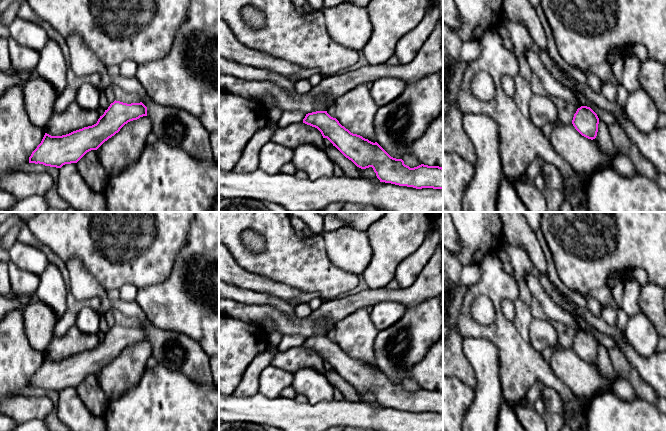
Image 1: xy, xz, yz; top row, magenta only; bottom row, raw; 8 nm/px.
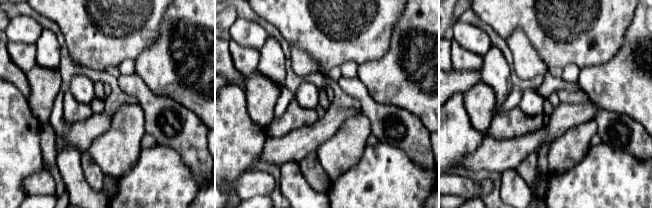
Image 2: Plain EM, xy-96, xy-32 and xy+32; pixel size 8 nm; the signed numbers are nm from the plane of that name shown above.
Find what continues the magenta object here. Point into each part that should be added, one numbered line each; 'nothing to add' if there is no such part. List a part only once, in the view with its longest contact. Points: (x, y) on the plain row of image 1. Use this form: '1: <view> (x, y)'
nothing to add

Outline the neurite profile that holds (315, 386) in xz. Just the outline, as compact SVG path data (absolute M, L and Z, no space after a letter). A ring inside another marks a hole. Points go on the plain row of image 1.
M305 367L294 373L292 387L297 394L304 395L309 403L333 399L334 387L325 375Z

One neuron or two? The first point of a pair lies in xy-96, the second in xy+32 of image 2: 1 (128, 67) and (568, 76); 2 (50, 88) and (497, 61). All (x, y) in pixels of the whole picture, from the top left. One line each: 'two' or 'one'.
1: one
2: two

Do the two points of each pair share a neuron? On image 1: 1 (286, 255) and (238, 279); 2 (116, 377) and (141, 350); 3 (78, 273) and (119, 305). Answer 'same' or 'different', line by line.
1: different
2: same
3: same

